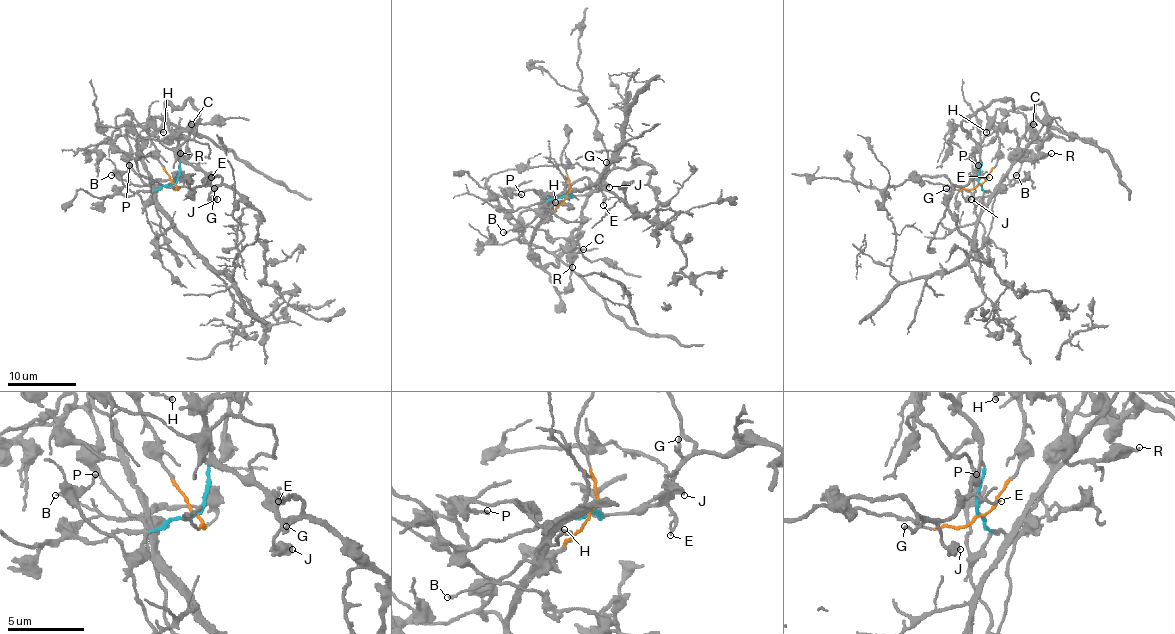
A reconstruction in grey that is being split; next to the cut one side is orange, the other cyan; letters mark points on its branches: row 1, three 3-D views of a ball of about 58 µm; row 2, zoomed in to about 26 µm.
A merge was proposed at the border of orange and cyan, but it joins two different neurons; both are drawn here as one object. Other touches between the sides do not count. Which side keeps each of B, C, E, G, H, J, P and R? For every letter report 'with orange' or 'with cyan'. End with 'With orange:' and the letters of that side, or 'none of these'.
B: with cyan
C: with orange
E: with cyan
G: with cyan
H: with orange
J: with cyan
P: with cyan
R: with orange
With orange: C, H, R

